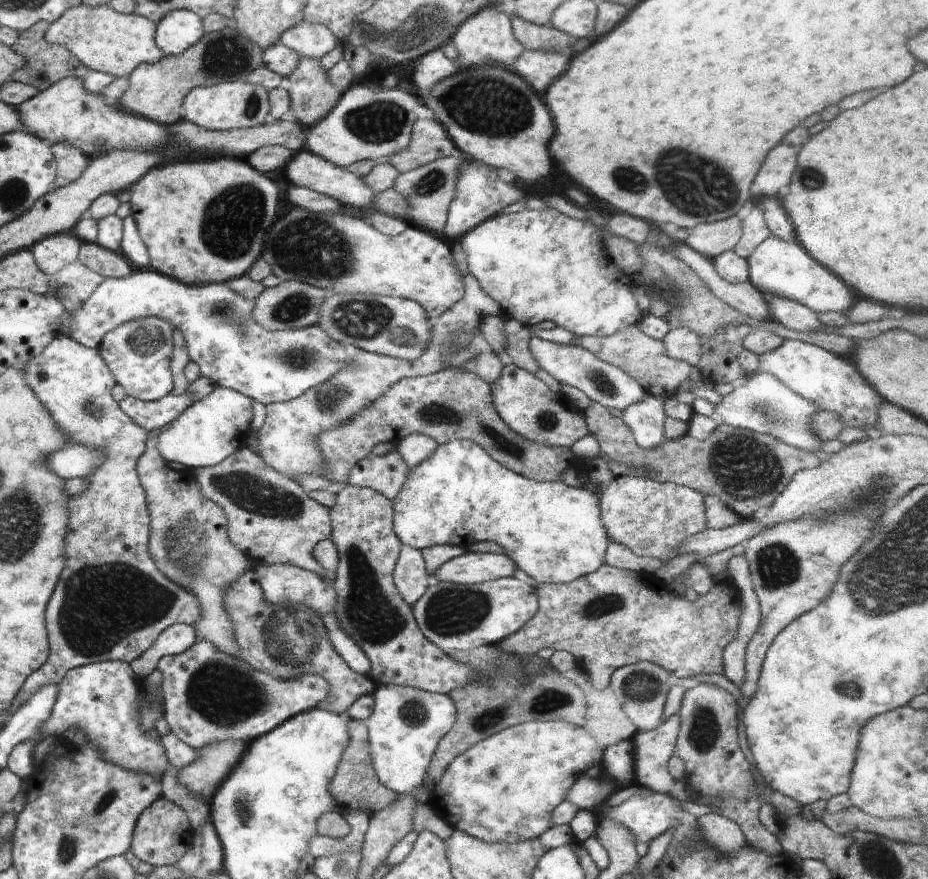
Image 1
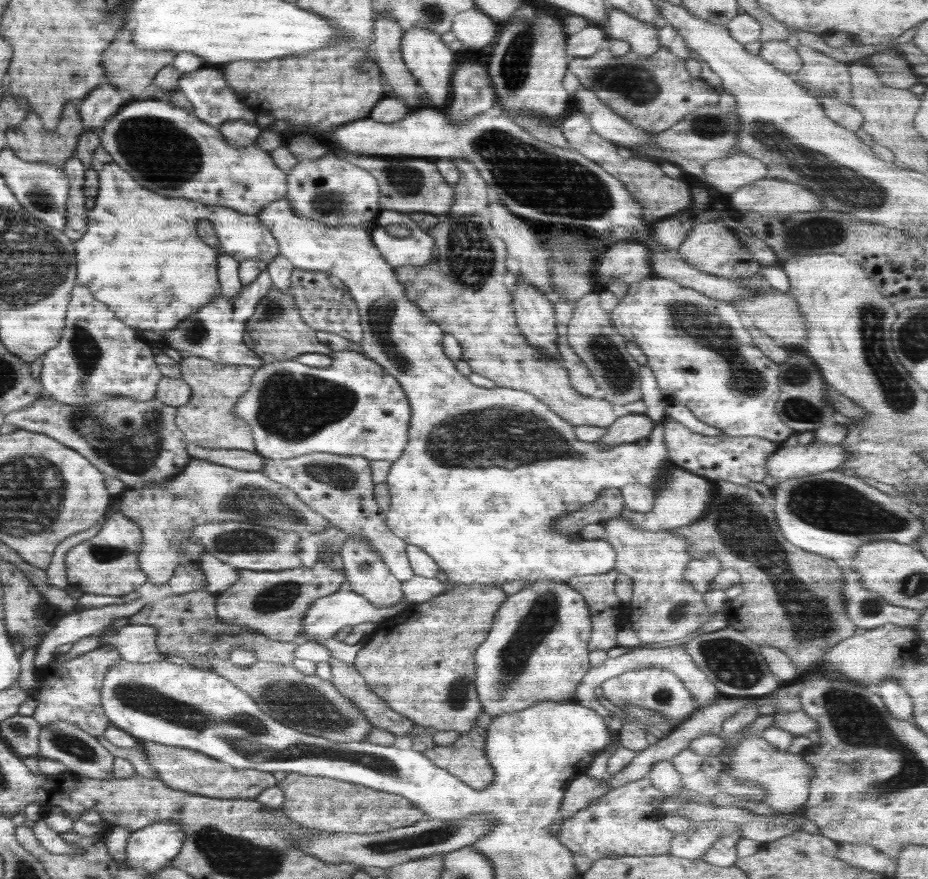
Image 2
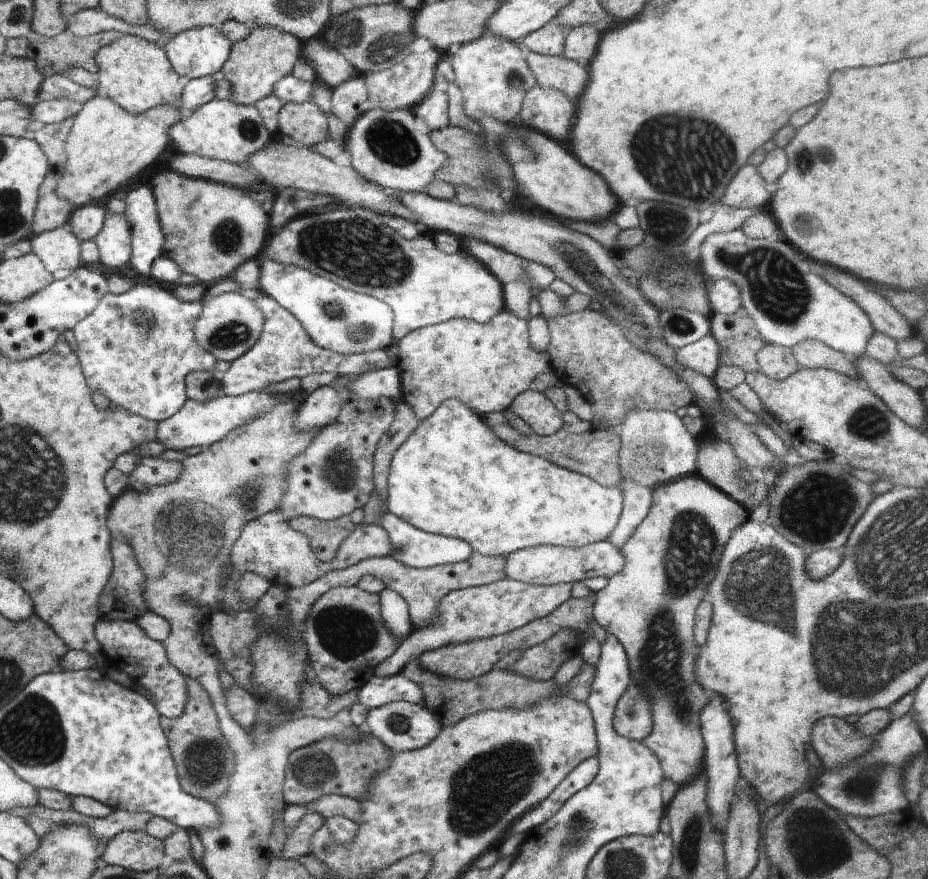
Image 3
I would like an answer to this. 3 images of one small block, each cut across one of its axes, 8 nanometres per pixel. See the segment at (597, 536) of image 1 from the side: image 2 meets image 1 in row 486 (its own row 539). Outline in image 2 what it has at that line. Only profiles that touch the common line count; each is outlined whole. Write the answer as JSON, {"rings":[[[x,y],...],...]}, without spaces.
{"rings":[[[287,198],[275,200],[274,202],[268,203],[258,214],[258,220],[272,233],[272,236],[278,243],[278,252],[282,257],[285,257],[294,268],[300,268],[300,270],[314,270],[314,272],[326,272],[326,274],[332,274],[336,278],[344,282],[344,286],[348,288],[352,300],[359,308],[359,315],[361,319],[361,328],[363,332],[362,342],[359,343],[362,346],[362,350],[368,354],[368,358],[377,362],[388,375],[392,375],[404,390],[408,403],[411,409],[411,419],[408,431],[408,444],[406,444],[404,452],[400,455],[398,460],[395,460],[390,467],[389,473],[387,474],[386,484],[389,488],[391,496],[391,505],[387,510],[386,524],[391,532],[404,540],[406,545],[416,545],[421,548],[426,554],[432,557],[432,560],[436,562],[439,569],[443,571],[447,578],[452,584],[444,586],[442,581],[437,578],[427,579],[424,577],[412,577],[406,582],[402,582],[403,598],[406,602],[426,602],[430,598],[434,598],[435,595],[441,595],[444,590],[454,590],[459,586],[494,586],[501,588],[504,582],[511,580],[522,580],[526,582],[524,586],[528,586],[529,583],[542,580],[543,578],[549,578],[554,582],[560,582],[561,580],[567,581],[570,577],[577,577],[582,575],[596,575],[604,574],[609,570],[614,569],[616,562],[616,553],[613,546],[607,541],[595,540],[587,541],[580,539],[574,542],[570,540],[569,536],[564,534],[558,534],[554,532],[553,522],[557,520],[559,516],[564,516],[569,512],[576,512],[581,508],[587,506],[591,502],[594,502],[599,494],[605,489],[611,486],[612,488],[621,488],[625,484],[642,483],[652,490],[656,489],[659,480],[663,477],[666,468],[673,463],[669,459],[666,443],[664,442],[664,427],[663,418],[665,417],[664,409],[669,404],[665,400],[654,372],[650,367],[639,366],[640,376],[640,388],[643,394],[642,401],[644,402],[646,409],[646,415],[654,422],[654,428],[649,436],[649,441],[645,446],[640,446],[637,443],[624,443],[614,445],[613,447],[601,447],[598,442],[584,442],[578,440],[578,437],[574,432],[574,425],[570,424],[567,420],[564,420],[559,414],[556,414],[552,409],[548,408],[546,404],[543,404],[538,398],[532,394],[525,392],[524,390],[516,390],[506,387],[494,387],[494,388],[482,388],[472,384],[467,376],[462,375],[456,370],[454,362],[450,360],[446,354],[444,354],[442,346],[442,337],[444,333],[438,324],[435,324],[427,318],[426,314],[423,313],[420,308],[416,307],[412,302],[406,300],[404,296],[404,288],[400,286],[400,282],[396,279],[394,270],[384,261],[384,258],[380,255],[380,251],[374,246],[371,241],[371,236],[362,228],[366,224],[361,226],[326,226],[321,222],[310,220],[309,218],[300,218],[293,212],[292,205],[288,202]]]}

